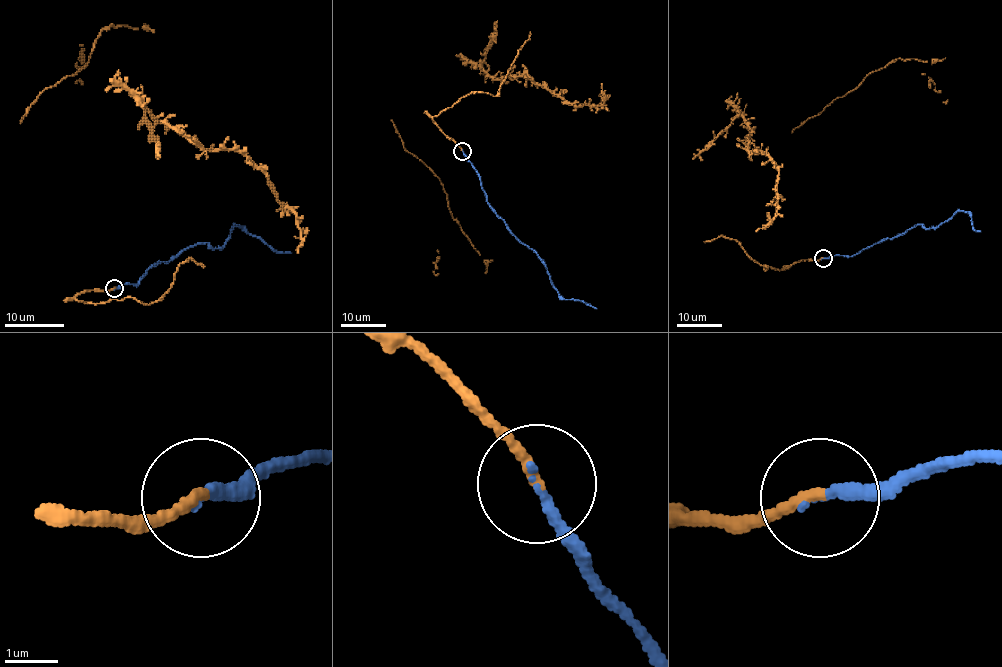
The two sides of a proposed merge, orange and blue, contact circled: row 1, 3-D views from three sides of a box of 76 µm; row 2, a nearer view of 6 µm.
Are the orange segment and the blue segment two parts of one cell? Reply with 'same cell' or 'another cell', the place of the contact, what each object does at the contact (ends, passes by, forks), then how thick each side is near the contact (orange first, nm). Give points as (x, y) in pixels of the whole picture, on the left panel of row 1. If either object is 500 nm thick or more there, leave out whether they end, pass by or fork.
same cell; place (114, 288); orange ends; blue ends; calibres 220 and 220 nm

